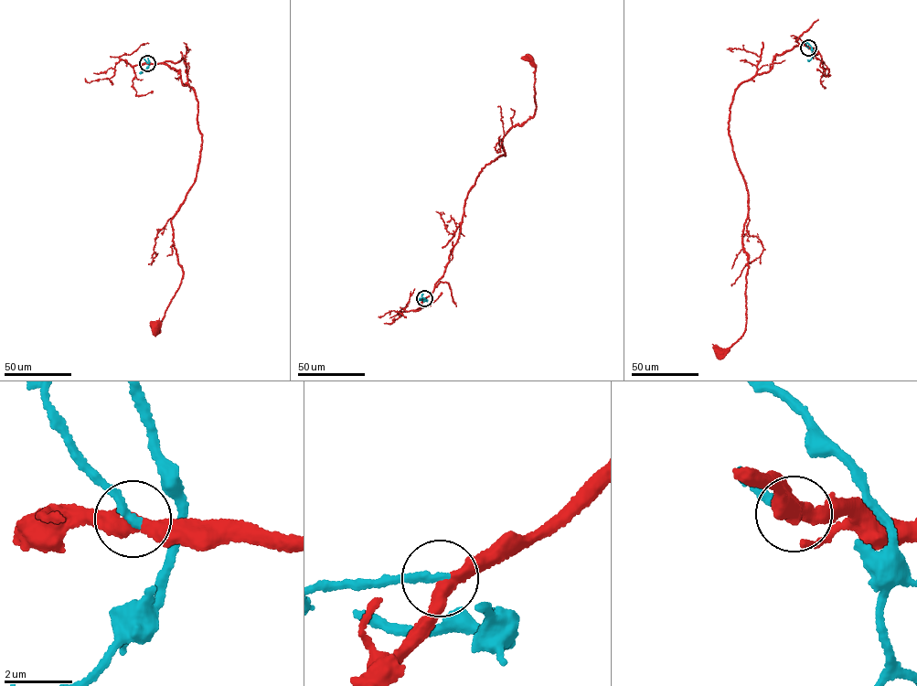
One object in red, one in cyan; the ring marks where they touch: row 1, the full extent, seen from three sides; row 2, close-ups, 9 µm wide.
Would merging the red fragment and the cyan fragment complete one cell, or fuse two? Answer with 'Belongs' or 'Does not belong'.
Belongs

